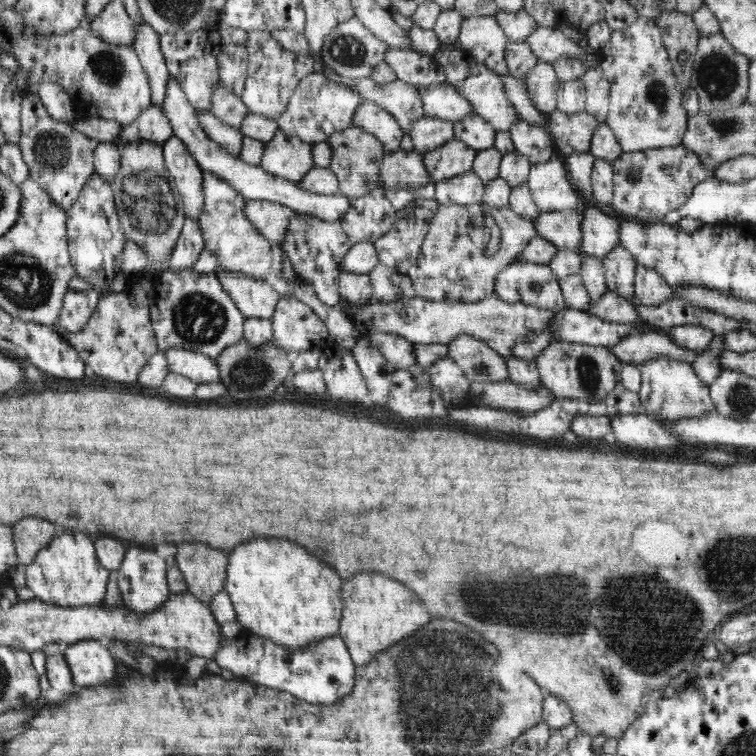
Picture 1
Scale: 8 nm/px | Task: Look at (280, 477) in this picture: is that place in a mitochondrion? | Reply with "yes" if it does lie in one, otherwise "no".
yes

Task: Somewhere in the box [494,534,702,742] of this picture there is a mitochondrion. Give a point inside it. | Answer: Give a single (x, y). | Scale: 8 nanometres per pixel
(583, 628)

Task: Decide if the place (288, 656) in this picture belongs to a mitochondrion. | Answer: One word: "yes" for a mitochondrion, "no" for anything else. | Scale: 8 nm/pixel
no

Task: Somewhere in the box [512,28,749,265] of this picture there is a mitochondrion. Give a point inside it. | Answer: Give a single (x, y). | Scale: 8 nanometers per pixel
(718, 75)

